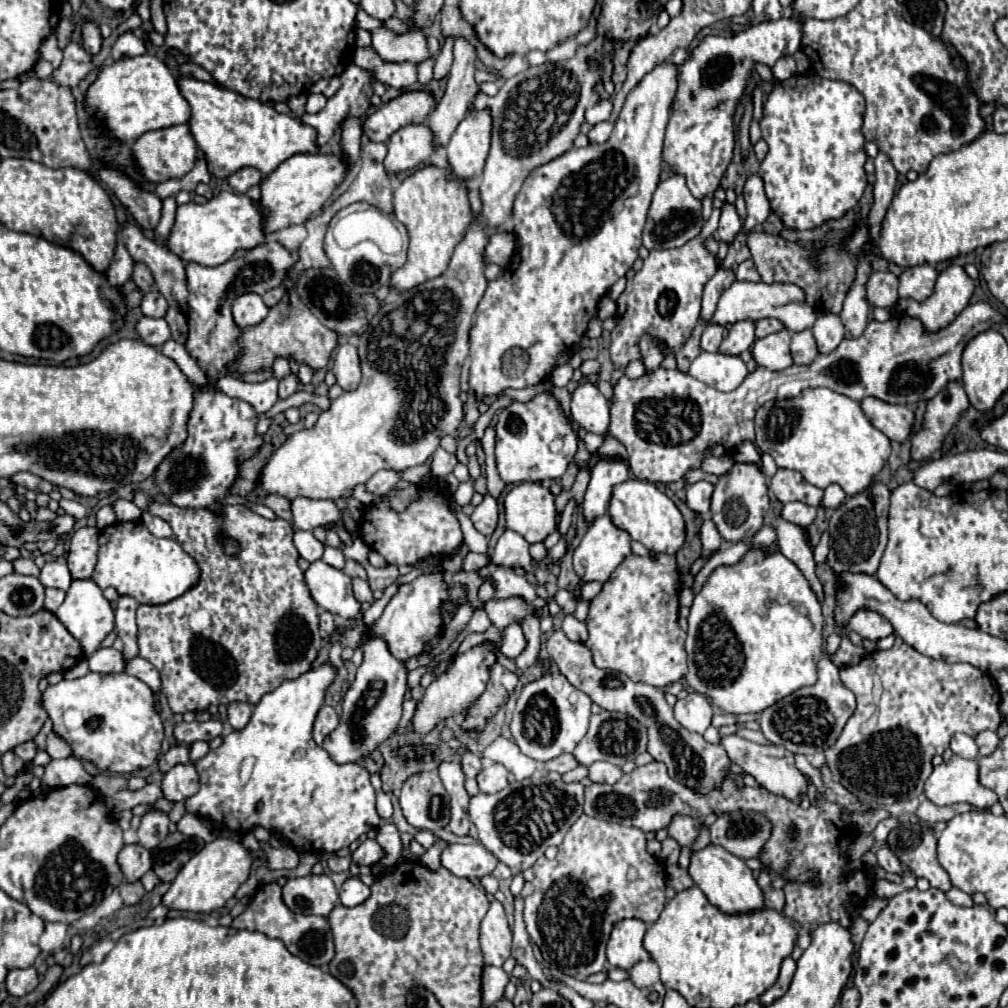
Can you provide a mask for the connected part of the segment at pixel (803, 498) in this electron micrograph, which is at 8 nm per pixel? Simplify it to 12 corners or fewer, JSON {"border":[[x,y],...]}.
{"border":[[779,468],[771,492],[779,502],[821,506],[823,490]]}

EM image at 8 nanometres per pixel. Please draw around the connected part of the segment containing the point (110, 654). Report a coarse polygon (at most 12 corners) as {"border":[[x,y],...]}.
{"border":[[99,648],[87,662],[91,672],[125,670],[123,654]]}

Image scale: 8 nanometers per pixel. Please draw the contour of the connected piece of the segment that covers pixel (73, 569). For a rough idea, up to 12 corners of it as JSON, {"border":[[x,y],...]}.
{"border":[[97,528],[73,532],[71,578],[91,578],[99,550]]}

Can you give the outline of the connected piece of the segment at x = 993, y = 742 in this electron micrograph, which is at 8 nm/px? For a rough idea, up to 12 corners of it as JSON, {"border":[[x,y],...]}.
{"border":[[991,730],[979,732],[975,742],[979,756],[989,756],[997,748],[999,736]]}

